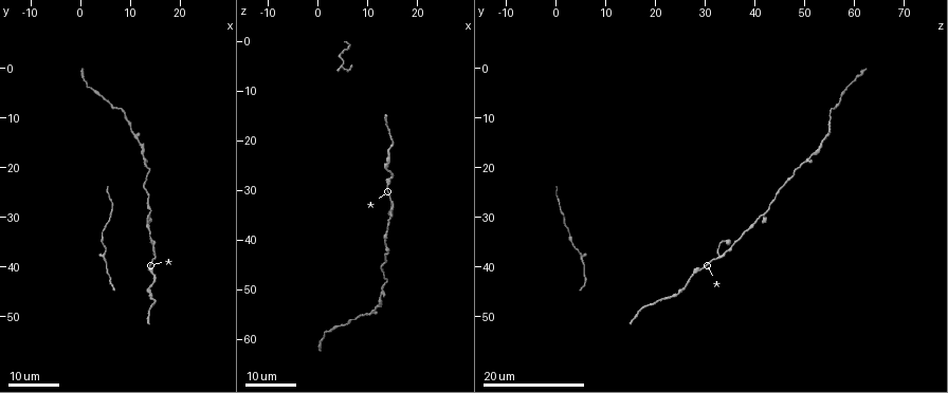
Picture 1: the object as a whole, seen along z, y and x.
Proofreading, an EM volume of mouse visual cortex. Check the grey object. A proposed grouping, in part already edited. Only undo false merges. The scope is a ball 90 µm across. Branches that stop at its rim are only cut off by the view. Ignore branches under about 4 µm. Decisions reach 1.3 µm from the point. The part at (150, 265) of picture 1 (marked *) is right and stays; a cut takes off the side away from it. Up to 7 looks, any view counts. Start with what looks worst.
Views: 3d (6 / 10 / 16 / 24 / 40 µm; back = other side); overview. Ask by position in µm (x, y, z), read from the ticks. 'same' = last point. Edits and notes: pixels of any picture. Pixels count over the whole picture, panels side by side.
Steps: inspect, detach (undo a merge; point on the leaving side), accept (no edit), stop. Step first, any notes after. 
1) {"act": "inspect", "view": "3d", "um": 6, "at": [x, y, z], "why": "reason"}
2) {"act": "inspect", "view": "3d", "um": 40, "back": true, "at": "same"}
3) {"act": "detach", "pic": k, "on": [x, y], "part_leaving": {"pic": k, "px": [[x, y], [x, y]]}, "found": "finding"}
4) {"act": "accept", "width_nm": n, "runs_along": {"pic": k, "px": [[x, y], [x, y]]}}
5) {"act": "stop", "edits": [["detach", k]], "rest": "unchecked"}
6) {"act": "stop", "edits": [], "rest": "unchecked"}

{"act": "inspect", "view": "3d", "um": 16, "at": [15.0, 37.5, 33.5], "why": "branch point"}

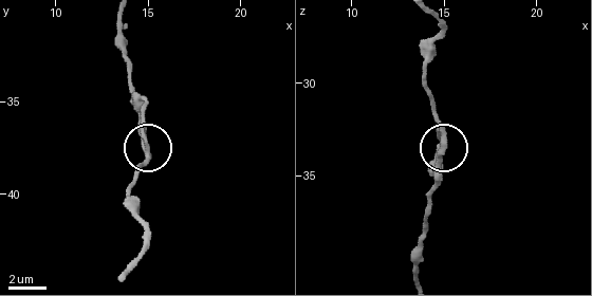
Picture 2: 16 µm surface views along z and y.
{"act": "inspect", "view": "3d", "um": 10, "at": [15.1, 37.9, 32.8]}

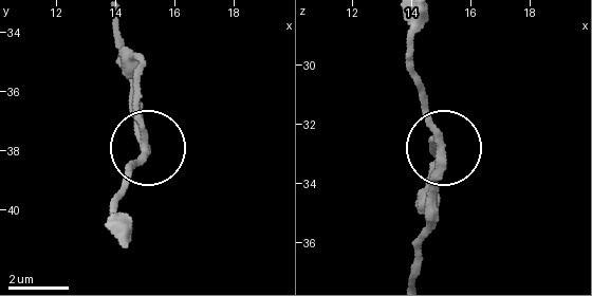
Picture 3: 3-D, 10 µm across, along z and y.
{"act": "accept", "width_nm": 230, "found": "continuous, no second cell"}

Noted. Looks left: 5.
{"act": "inspect", "view": "3d", "um": 16, "at": [14.0, 44.0, 26.0], "why": "calibre changes"}

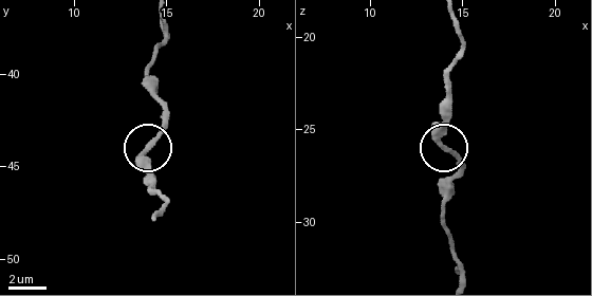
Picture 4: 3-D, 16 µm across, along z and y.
{"act": "inspect", "view": "3d", "um": 6, "at": [14.0, 44.2, 25.9]}

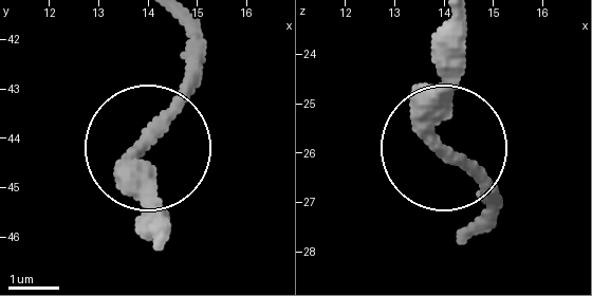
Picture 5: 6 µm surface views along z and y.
{"act": "accept", "width_nm": 320, "runs_along": {"pic": 5, "px": [[468, 232], [485, 193], [435, 127], [443, 55]]}, "found": "continuous, no second cell"}

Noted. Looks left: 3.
{"act": "inspect", "view": "3d", "um": 16, "at": [14.0, 30.5, 40.0], "why": "calibre changes"}

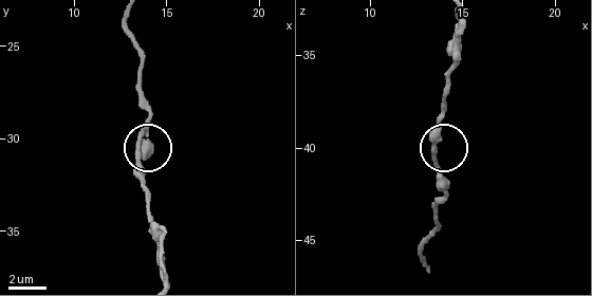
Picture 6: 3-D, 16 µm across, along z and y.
{"act": "inspect", "view": "3d", "um": 10, "at": [13.4, 31.0, 40.1]}

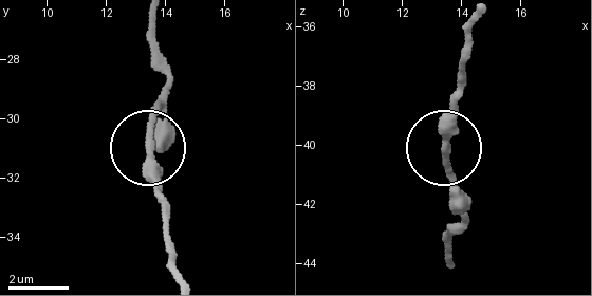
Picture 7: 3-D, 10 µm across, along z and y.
{"act": "accept", "runs_along": {"pic": 7, "px": [[180, 276], [160, 169], [145, 140], [158, 96]]}, "found": "one cell here"}

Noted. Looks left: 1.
{"act": "stop", "edits": [], "rest": "unchecked"}

